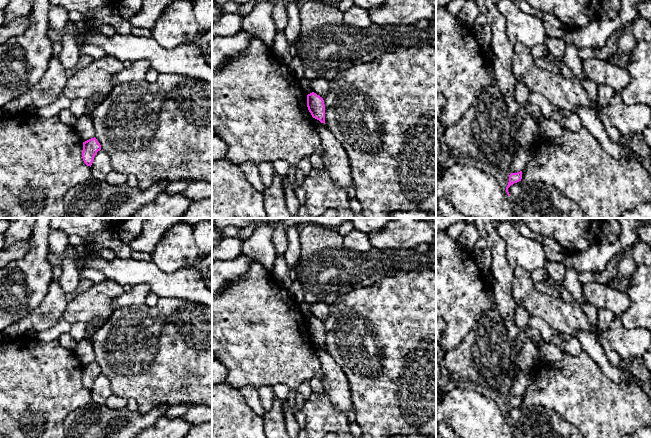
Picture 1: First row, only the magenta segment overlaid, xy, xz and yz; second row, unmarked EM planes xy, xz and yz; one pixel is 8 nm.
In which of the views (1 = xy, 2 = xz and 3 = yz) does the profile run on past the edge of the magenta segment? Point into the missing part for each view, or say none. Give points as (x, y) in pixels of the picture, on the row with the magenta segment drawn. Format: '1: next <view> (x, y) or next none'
1: next none
2: next none
3: next none

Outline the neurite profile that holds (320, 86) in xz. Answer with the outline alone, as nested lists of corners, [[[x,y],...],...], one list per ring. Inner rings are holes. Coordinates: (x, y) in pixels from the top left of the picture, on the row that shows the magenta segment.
[[[322,77],[314,78],[311,80],[311,89],[312,92],[324,98],[329,89],[329,81]]]

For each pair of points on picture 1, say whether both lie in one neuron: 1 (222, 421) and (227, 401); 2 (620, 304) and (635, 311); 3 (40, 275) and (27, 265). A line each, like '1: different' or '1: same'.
1: same
2: different
3: same

